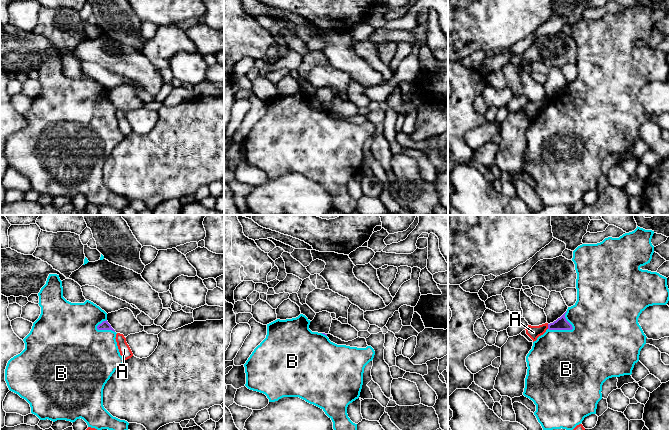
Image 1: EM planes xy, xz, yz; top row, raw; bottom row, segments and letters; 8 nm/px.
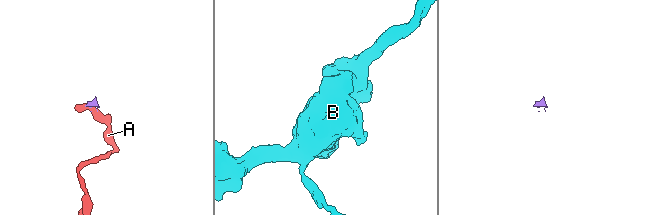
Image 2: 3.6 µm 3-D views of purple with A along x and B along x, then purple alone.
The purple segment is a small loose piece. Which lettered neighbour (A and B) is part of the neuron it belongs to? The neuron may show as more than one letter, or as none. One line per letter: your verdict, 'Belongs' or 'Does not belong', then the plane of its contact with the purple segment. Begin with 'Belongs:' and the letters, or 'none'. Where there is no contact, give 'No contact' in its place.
Belongs: B
A: Does not belong. Touches purple in yz
B: Belongs. Touches purple in yz

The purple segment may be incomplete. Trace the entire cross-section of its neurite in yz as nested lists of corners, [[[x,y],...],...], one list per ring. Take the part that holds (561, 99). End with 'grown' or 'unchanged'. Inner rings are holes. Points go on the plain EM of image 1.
[[[637,2],[634,7],[625,9],[619,14],[608,13],[597,20],[582,20],[573,27],[572,37],[575,40],[575,46],[577,49],[577,77],[573,82],[568,83],[567,87],[560,94],[558,94],[553,99],[548,100],[548,105],[546,108],[533,118],[532,125],[526,132],[528,145],[525,154],[525,164],[523,171],[532,176],[536,181],[536,187],[534,188],[534,191],[536,192],[544,207],[561,204],[570,207],[573,206],[577,201],[582,199],[585,193],[591,190],[596,190],[597,180],[602,175],[602,161],[607,155],[632,150],[634,141],[639,137],[640,127],[646,120],[647,114],[638,99],[640,90],[649,82],[666,81],[669,77],[667,54],[657,48],[642,46],[640,44],[641,42],[650,39],[652,35],[654,22],[651,19],[651,15],[653,10],[654,7],[645,6]]]; grown

